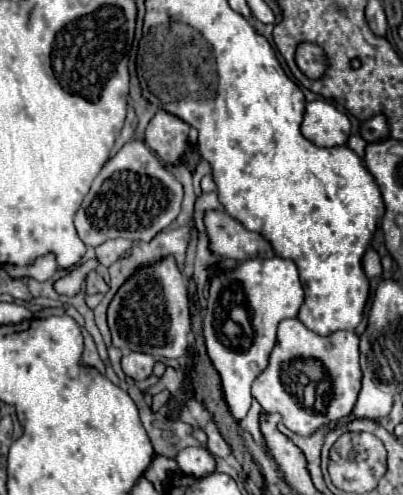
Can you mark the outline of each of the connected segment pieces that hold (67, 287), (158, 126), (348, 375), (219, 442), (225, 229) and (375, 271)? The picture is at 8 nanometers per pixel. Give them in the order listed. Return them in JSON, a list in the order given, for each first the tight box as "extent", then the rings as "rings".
[{"extent":[54,257,99,297],"rings":[[[91,257],[87,259],[82,265],[78,265],[73,269],[66,272],[66,274],[57,280],[54,284],[54,289],[60,295],[73,297],[77,295],[83,286],[82,280],[84,281],[86,275],[97,268],[99,261],[97,257]]]},{"extent":[145,109,189,163],"rings":[[[159,109],[145,129],[145,143],[163,163],[177,163],[189,149],[187,135],[189,125],[183,119]]]},{"extent":[253,317,359,437],"rings":[[[293,317],[279,323],[277,343],[265,371],[253,383],[253,397],[267,413],[279,413],[289,431],[309,437],[321,427],[349,417],[359,387],[359,337],[355,331],[337,331],[321,337]]]},{"extent":[205,421,232,454],"rings":[[[213,421],[207,425],[205,433],[209,437],[209,450],[213,454],[232,454],[231,448],[223,437],[221,437],[221,433],[219,433],[219,429],[217,429],[217,425]]]},{"extent":[205,211,275,261],"rings":[[[207,211],[205,229],[213,255],[235,261],[275,255],[271,245],[259,233],[247,231],[237,219],[233,219],[225,211]]]},{"extent":[363,249,381,277],"rings":[[[367,249],[363,255],[363,271],[367,277],[381,277],[381,263],[379,263],[379,255],[375,249]]]}]

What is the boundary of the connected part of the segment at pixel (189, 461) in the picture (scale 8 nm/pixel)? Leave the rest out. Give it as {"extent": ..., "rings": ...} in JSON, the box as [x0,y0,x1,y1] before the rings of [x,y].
{"extent":[177,447,215,477],"rings":[[[187,447],[177,455],[177,463],[183,469],[185,475],[191,477],[203,477],[209,475],[215,469],[213,455],[203,447]]]}

